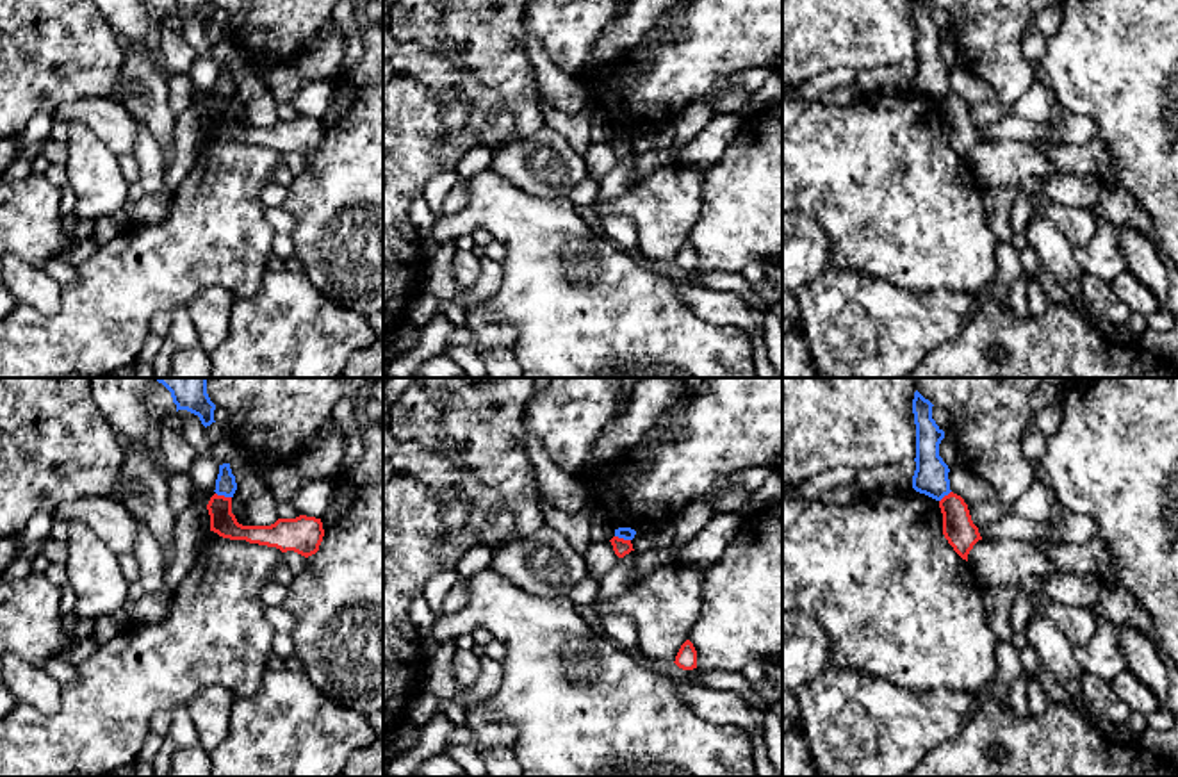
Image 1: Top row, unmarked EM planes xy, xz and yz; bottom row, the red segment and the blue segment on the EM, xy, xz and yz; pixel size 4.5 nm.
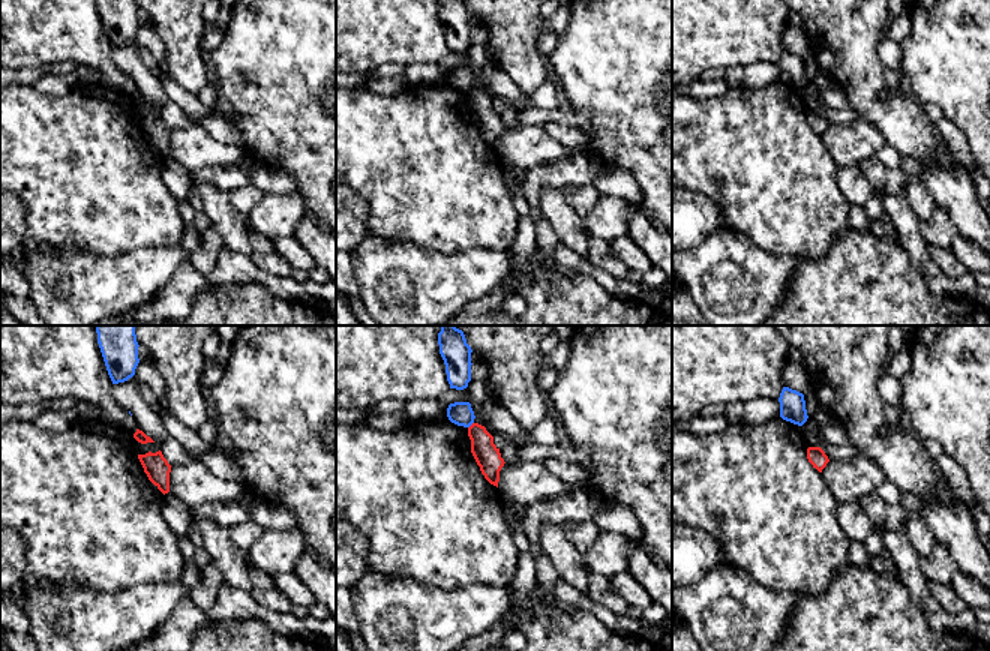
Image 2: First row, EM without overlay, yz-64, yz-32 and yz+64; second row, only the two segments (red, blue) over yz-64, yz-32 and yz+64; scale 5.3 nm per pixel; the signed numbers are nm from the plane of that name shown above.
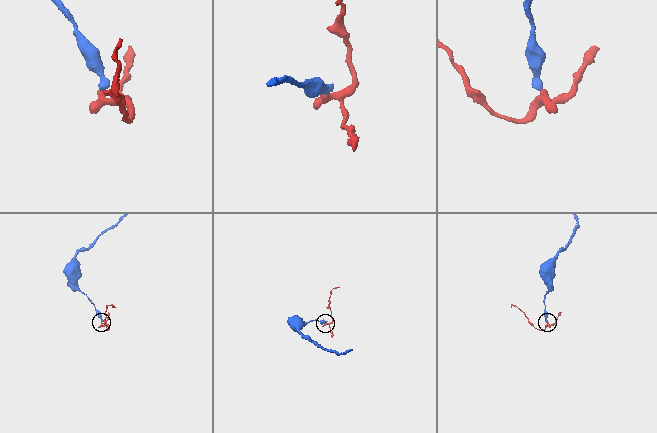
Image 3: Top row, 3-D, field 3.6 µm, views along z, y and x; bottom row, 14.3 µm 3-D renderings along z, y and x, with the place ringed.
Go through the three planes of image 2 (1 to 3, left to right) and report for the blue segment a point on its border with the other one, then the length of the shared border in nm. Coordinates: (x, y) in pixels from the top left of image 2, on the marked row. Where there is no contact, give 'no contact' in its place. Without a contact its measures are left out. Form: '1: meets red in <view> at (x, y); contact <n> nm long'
1: no contact
2: meets red in yz-32 at (471, 425); contact 50 nm long
3: no contact

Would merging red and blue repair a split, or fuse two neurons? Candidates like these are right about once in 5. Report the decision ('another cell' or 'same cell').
another cell

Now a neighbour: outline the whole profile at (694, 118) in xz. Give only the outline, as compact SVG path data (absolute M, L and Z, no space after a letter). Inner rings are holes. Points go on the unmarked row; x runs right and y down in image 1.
M695 102L688 105L672 121L675 128L675 139L672 146L677 151L686 148L699 135L699 132L713 119L715 114L716 110L711 107L711 103Z

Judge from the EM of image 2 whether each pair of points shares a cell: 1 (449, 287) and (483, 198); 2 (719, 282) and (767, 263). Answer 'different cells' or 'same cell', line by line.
1: different cells
2: same cell

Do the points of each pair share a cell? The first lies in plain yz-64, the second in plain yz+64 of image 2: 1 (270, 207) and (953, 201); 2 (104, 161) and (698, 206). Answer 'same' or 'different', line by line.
1: different
2: different

